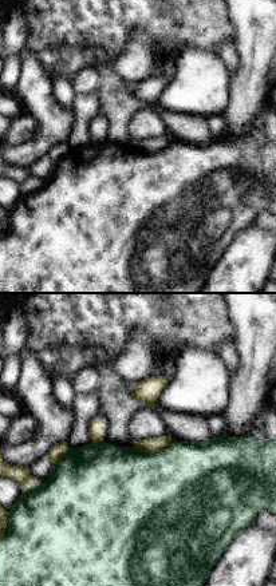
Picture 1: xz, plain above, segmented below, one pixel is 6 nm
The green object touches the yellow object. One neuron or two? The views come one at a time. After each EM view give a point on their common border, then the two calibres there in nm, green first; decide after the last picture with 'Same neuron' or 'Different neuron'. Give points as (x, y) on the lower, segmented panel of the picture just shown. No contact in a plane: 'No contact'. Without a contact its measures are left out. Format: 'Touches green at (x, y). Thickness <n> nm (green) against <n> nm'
Touches green at (154, 452). Thickness 500 nm (green) against 100 nm.

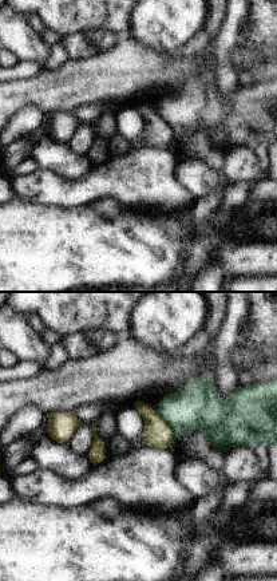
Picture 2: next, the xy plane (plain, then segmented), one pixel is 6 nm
Touches green at (167, 425). Thickness 300 nm (green) against 160 nm.

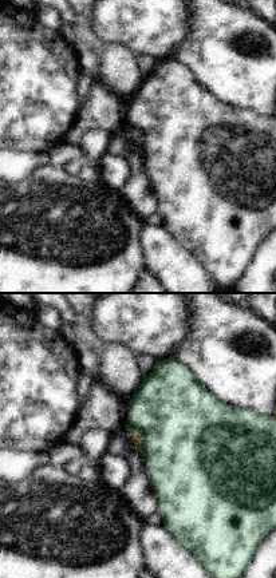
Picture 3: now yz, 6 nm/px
Touches green at (141, 434). Thickness 500 nm (green) against 60 nm.

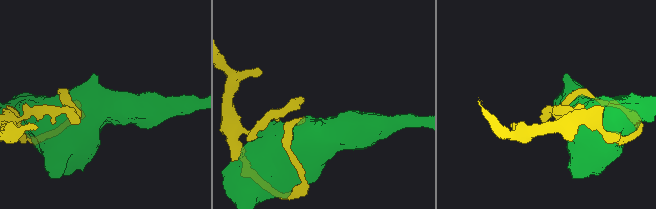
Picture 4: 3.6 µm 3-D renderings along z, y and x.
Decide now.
Different neuron.

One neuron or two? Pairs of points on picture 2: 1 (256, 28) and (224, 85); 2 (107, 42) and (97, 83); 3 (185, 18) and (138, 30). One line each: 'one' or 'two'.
1: two
2: two
3: one

